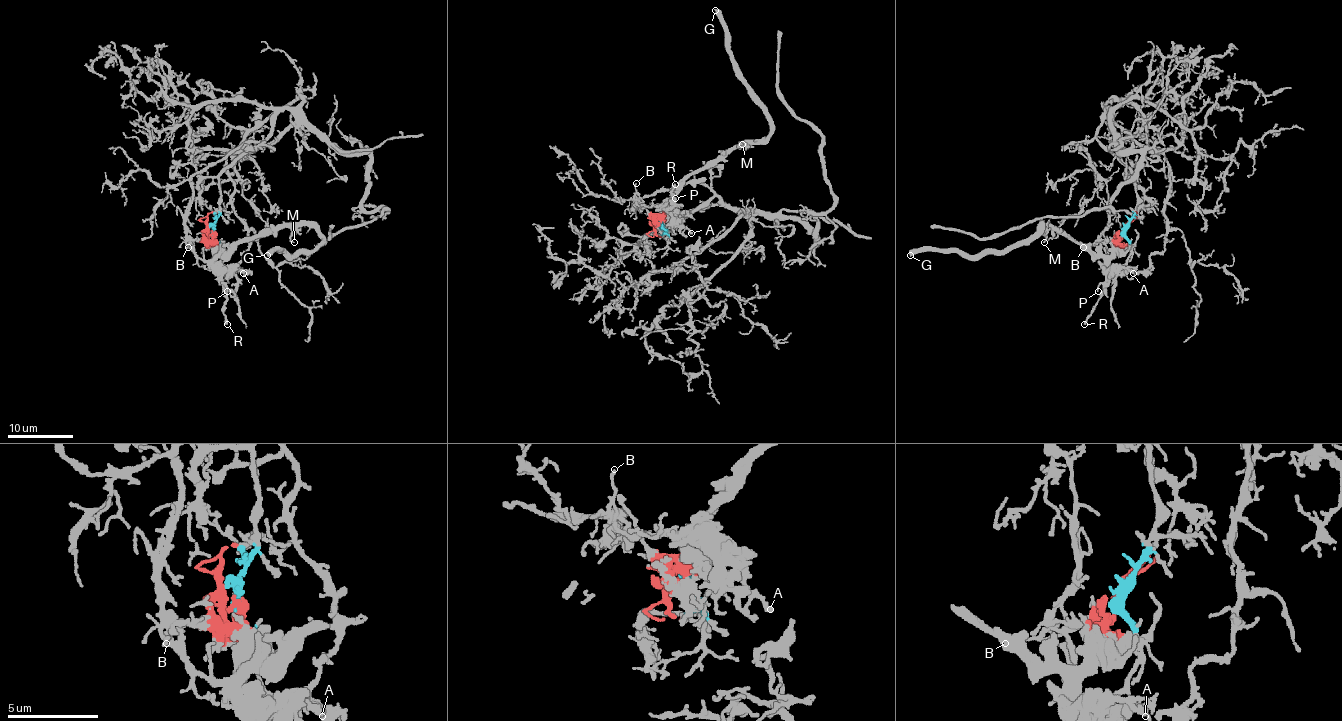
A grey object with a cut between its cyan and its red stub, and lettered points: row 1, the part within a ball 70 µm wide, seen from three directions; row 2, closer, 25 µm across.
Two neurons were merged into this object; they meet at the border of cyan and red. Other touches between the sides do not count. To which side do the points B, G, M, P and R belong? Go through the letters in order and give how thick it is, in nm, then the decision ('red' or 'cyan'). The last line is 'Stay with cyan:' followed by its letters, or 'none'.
B: 140 nm thick; red
G: 500 nm thick; red
M: 110 nm thick; red
P: 180 nm thick; red
R: 220 nm thick; red
Stay with cyan: none

